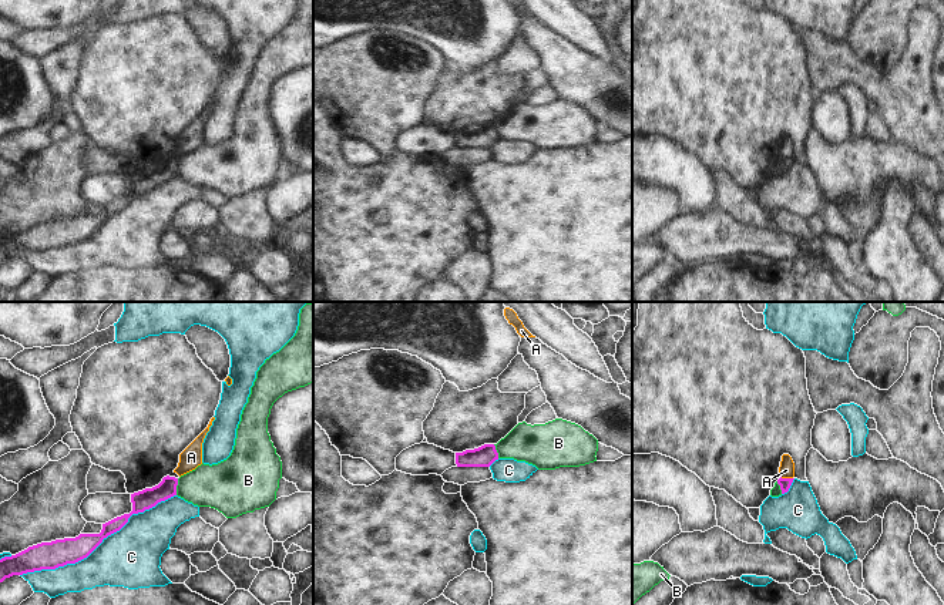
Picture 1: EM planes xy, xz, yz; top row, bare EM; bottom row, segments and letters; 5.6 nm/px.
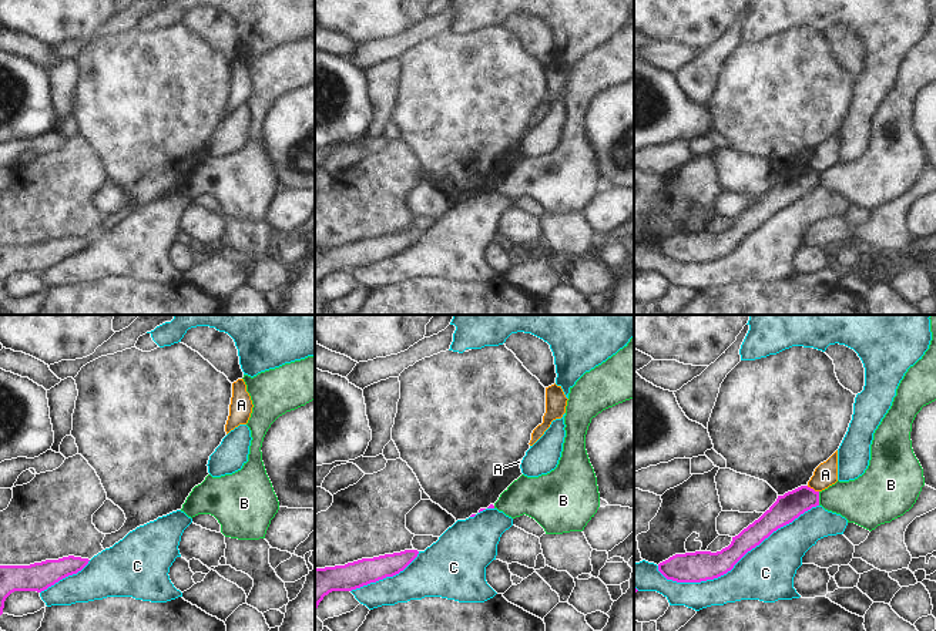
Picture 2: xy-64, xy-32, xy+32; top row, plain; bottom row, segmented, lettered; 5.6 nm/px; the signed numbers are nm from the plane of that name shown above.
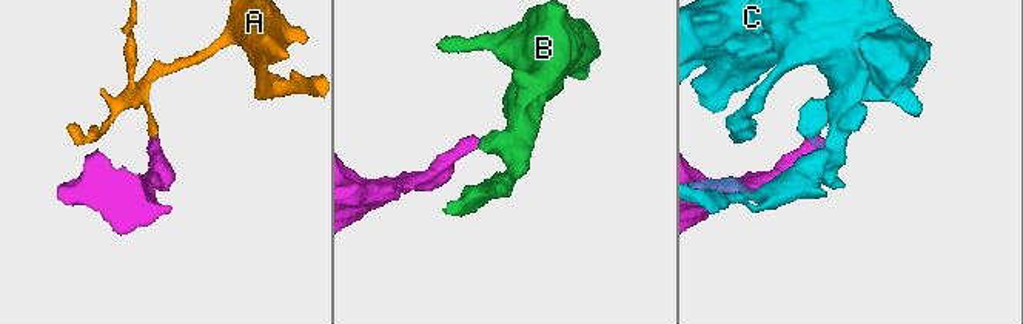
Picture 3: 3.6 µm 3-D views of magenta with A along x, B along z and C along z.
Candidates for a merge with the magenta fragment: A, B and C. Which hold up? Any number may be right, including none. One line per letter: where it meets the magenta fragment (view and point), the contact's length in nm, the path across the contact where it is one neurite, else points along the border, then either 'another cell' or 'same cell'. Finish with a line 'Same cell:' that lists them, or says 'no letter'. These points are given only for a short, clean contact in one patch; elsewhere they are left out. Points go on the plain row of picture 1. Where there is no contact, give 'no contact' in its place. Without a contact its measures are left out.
A: meets magenta in yz at (786, 160); contact 70 nm long; border along yz (780, 157), (792, 160); another cell
B: meets magenta in xy at (175, 168); contact 100 nm long; border along xy (178, 160), (175, 175); another cell
C: meets magenta in xy at (98, 225); contact 1000 nm long; another cell
Same cell: no letter

